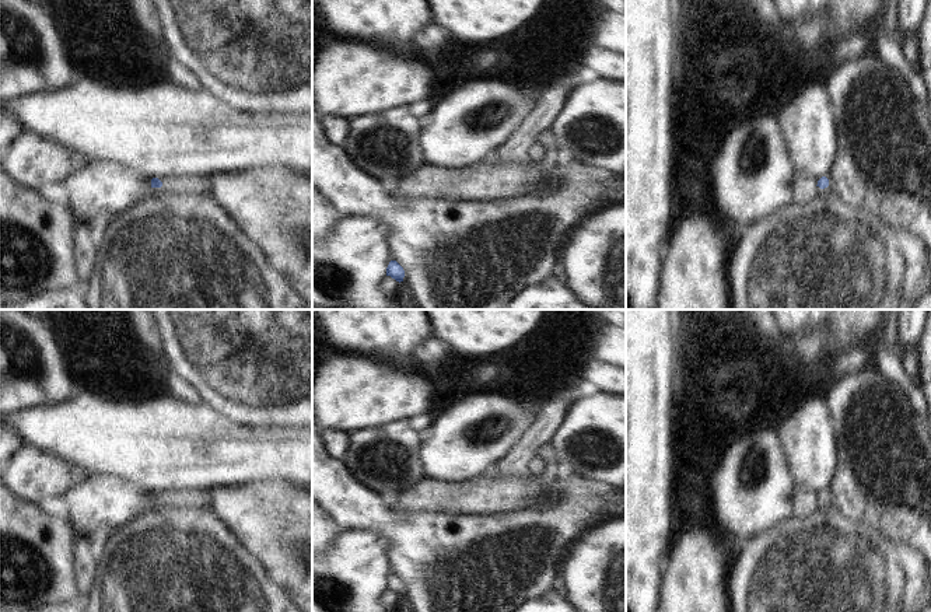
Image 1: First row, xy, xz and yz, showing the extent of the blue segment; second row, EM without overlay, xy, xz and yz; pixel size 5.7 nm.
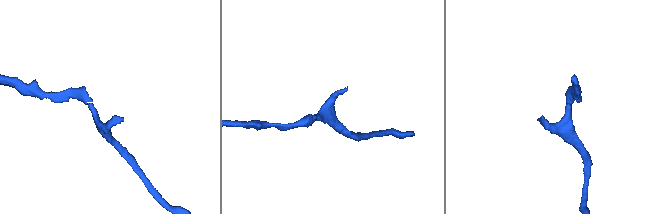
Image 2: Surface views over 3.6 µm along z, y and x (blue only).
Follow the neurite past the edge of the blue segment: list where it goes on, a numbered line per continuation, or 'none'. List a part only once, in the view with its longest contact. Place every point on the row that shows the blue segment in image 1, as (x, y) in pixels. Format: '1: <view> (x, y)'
1: yz (829, 189)

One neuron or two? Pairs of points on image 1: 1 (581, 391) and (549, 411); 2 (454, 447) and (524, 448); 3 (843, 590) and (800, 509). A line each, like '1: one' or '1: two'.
1: one
2: two
3: two

